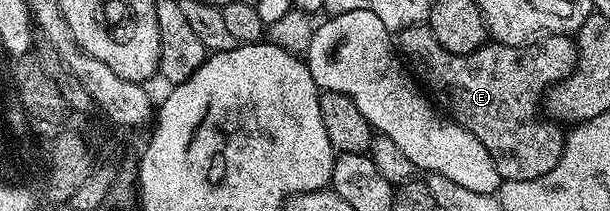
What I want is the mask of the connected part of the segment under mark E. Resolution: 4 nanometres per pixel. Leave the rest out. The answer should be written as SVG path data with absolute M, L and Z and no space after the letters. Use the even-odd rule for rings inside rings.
M424 23L410 26L408 29L403 29L401 31L401 53L403 54L403 58L407 60L410 72L414 74L414 76L416 73L416 75L420 77L418 80L421 82L422 88L426 90L436 102L439 100L440 103L451 112L448 113L450 120L456 122L456 124L460 125L465 131L469 131L485 148L487 148L487 150L489 150L500 178L502 178L503 181L528 181L529 179L537 179L541 175L553 171L553 167L557 167L557 163L563 154L563 142L565 140L564 130L559 130L562 128L560 128L556 122L545 119L544 114L540 112L540 110L539 114L536 106L542 106L544 104L545 94L551 86L556 85L559 81L564 81L567 75L575 70L579 59L579 51L576 42L574 40L571 42L571 40L572 38L567 35L547 35L538 43L531 43L526 47L488 43L484 45L482 49L478 49L472 53L450 53L449 51L445 51L445 47L441 47L441 43L437 43L437 35L433 35L430 24Z

